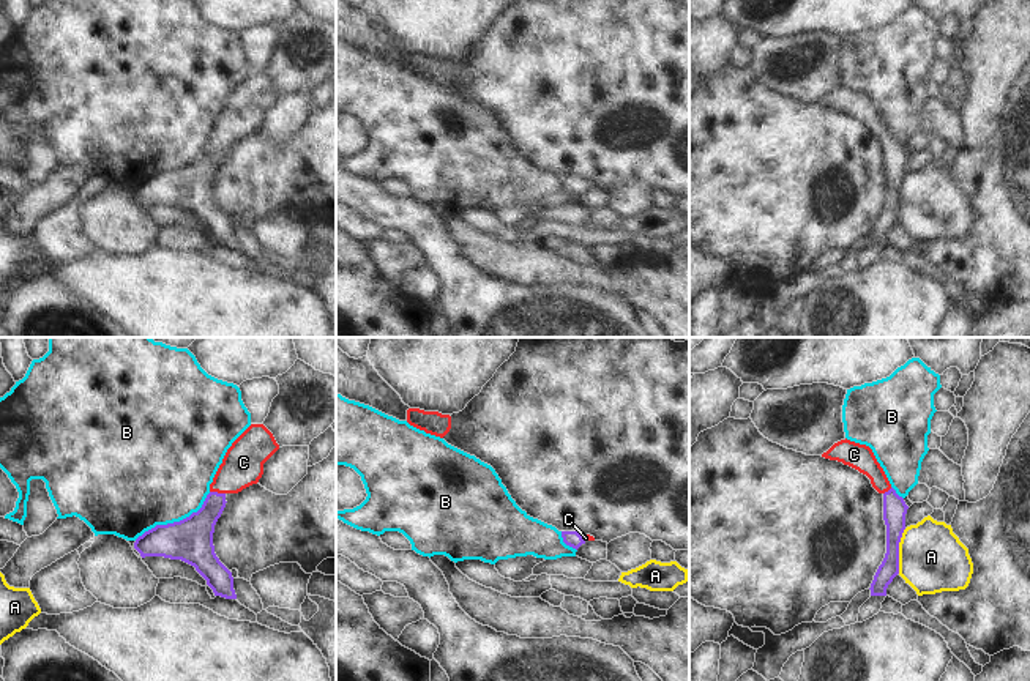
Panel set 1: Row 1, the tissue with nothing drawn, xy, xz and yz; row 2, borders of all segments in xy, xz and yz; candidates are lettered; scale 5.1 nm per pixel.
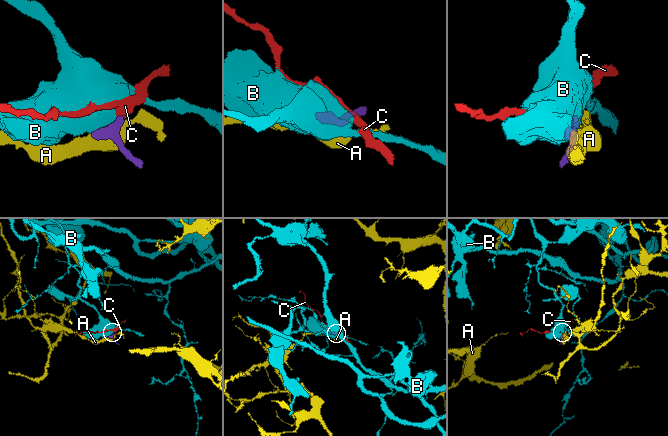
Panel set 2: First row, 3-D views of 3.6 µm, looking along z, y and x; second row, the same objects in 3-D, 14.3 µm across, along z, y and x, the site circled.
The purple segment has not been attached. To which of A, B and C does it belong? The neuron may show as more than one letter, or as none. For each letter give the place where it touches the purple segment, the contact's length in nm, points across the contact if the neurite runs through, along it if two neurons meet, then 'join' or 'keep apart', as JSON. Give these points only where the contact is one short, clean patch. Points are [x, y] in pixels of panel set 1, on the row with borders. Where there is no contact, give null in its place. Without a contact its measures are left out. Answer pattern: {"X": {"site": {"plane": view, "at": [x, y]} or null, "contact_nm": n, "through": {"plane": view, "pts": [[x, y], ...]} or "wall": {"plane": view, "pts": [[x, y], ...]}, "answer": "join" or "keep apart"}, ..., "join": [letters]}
{"A": {"site": {"plane": "yz", "at": [898, 550]}, "contact_nm": 240, "wall": {"plane": "yz", "pts": [[906, 528], [899, 543], [898, 573]]}, "answer": "keep apart"}, "B": {"site": {"plane": "xy", "at": [174, 522]}, "contact_nm": 460, "answer": "keep apart"}, "C": {"site": {"plane": "xy", "at": [216, 492]}, "contact_nm": 80, "through": {"plane": "xy", "pts": [[193, 535], [212, 509], [216, 492], [243, 462]]}, "answer": "join"}, "join": ["C"]}

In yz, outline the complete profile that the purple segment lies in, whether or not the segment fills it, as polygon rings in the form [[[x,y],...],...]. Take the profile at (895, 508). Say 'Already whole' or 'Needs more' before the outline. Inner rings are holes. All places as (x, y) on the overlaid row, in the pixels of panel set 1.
Needs more. [[[850,440],[834,443],[822,457],[842,462],[871,479],[872,487],[883,495],[883,520],[886,525],[886,553],[871,583],[871,596],[886,596],[886,588],[899,574],[899,542],[905,530],[909,506],[891,487],[872,449]]]

